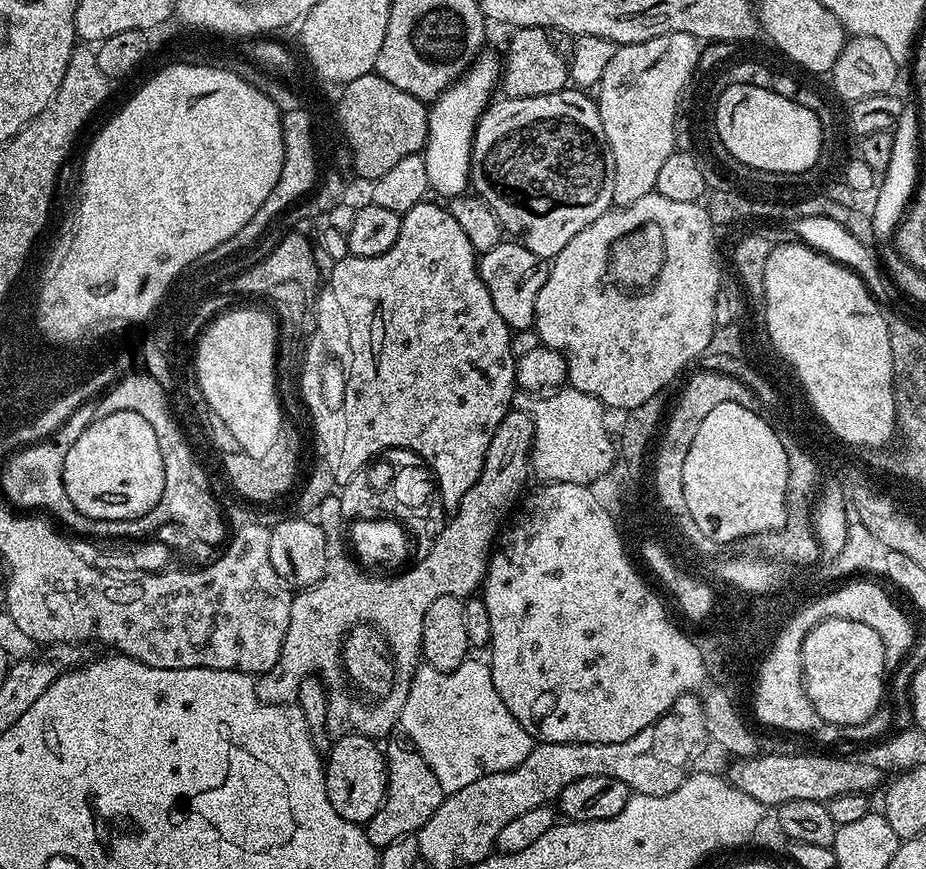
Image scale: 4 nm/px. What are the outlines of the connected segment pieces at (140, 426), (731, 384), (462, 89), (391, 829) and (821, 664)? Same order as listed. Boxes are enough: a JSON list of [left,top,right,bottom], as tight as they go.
[[64,412,164,520],[656,370,758,510],[423,54,502,198],[366,739,446,850],[802,618,886,728]]

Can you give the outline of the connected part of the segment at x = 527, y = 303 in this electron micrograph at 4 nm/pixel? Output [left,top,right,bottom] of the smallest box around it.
[478,242,549,329]

